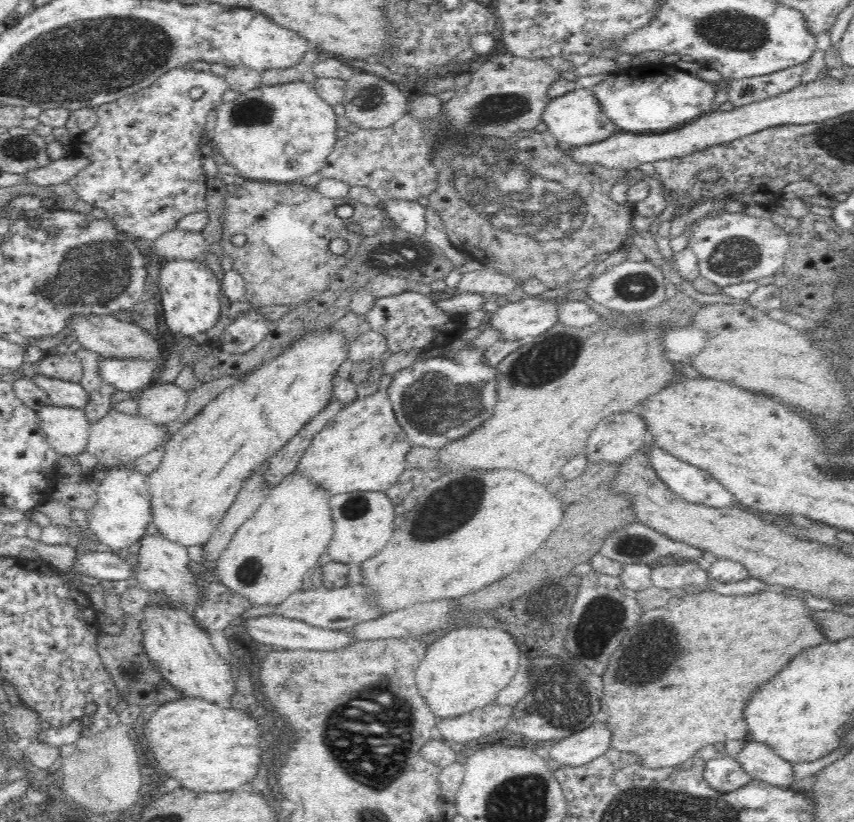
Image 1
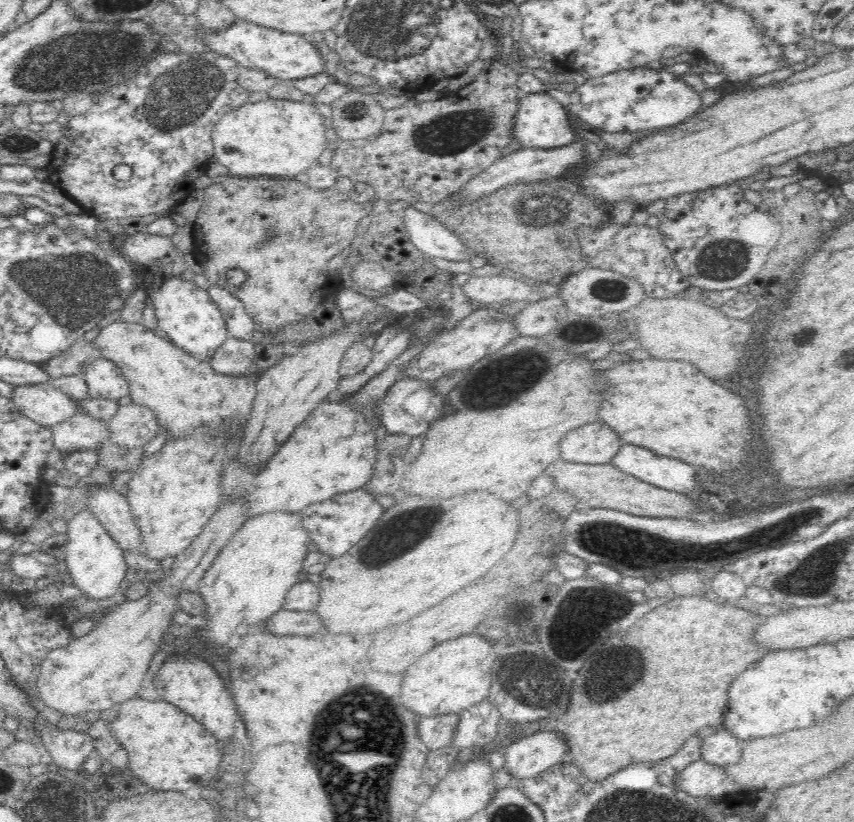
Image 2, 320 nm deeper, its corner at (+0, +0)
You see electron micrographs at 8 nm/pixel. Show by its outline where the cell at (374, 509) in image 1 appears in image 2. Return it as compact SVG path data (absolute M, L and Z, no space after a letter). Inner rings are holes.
M354 490L354 492L344 492L340 496L334 496L330 500L318 502L308 506L302 514L302 524L310 534L310 540L322 550L332 556L342 556L346 554L362 536L370 532L370 528L382 518L384 508L380 506L368 492L364 490Z

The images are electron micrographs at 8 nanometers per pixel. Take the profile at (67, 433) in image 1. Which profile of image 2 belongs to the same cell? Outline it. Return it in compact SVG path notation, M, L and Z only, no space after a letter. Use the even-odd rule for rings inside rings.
M50 383L16 385L11 399L24 416L48 428L80 412L78 401Z

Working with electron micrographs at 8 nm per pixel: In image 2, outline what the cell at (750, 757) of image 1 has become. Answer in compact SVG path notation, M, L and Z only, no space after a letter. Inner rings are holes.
M724 729L702 741L702 759L710 764L724 766L740 760L740 740Z

